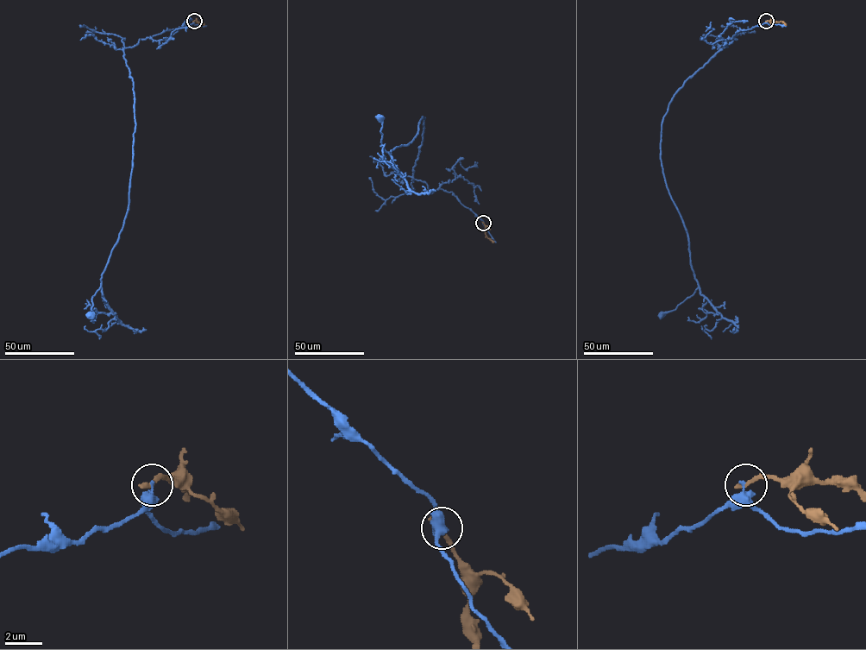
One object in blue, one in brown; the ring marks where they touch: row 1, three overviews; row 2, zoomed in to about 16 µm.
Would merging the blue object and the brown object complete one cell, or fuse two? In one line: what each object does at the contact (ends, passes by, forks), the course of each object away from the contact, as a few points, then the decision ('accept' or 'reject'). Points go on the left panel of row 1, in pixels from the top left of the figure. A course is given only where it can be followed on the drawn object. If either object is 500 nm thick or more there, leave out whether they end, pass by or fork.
blue passes by | brown ends | blue via (193, 21), (139, 39), (123, 49), (133, 83), (135, 124), (128, 210), (100, 287), (92, 296), (90, 315) | brown via (193, 21), (201, 22), (203, 25) | reject

